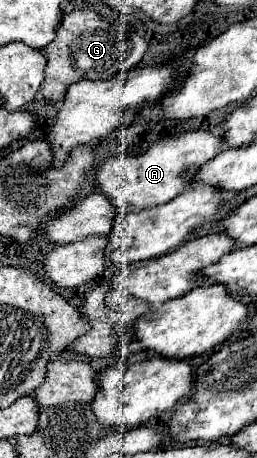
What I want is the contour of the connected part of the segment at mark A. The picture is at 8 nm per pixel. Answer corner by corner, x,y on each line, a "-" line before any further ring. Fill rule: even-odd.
191,131
179,137
167,137
153,143
147,151
139,155
113,155
97,167
93,175
95,187
113,201
117,211
131,213
137,209
153,207
171,201
175,195
183,193
189,183
189,175
197,171
203,163
215,157
223,149
223,139
209,131

